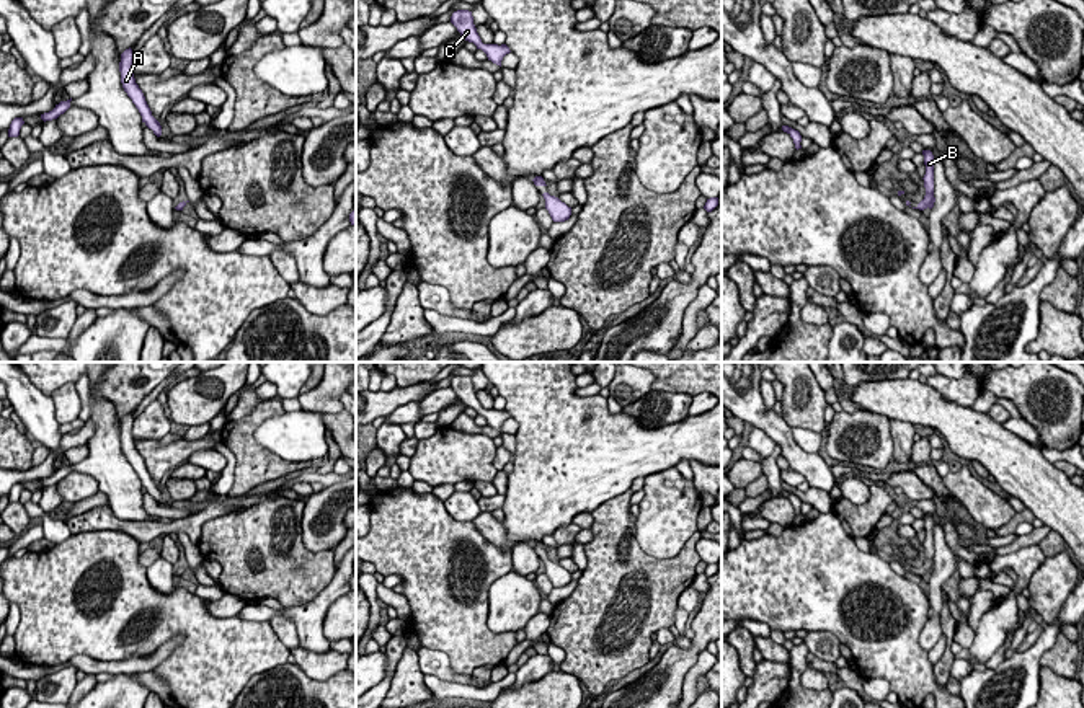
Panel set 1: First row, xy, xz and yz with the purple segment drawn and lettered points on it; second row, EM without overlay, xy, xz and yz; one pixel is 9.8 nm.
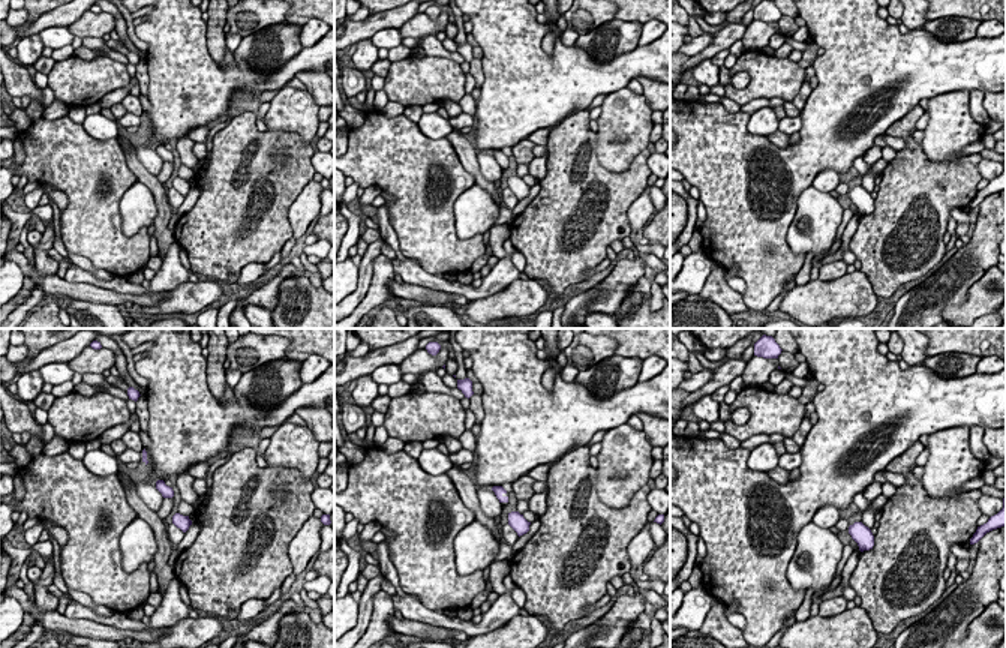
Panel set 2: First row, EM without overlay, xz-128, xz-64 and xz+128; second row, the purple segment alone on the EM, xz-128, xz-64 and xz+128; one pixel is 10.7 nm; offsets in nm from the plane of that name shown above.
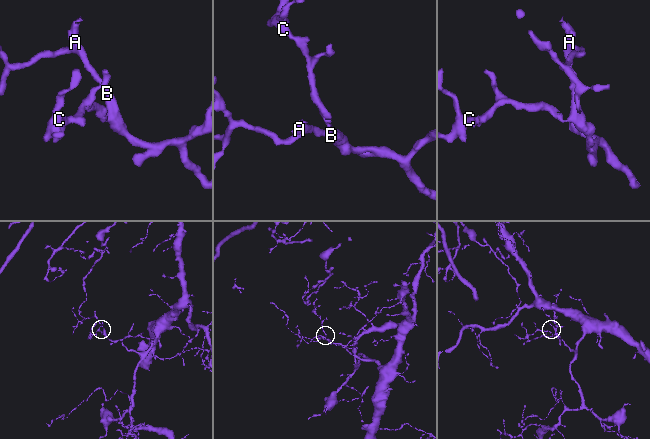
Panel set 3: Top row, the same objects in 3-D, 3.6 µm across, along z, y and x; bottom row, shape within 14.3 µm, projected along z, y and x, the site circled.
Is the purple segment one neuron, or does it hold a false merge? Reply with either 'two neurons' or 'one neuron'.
two neurons

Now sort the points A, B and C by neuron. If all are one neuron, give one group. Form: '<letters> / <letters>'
A B / C

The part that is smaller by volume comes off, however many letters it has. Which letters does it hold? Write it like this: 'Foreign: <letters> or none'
Foreign: C

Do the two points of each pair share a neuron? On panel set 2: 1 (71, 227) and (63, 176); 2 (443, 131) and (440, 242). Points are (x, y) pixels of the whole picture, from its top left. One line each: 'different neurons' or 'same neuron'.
1: same neuron
2: different neurons

